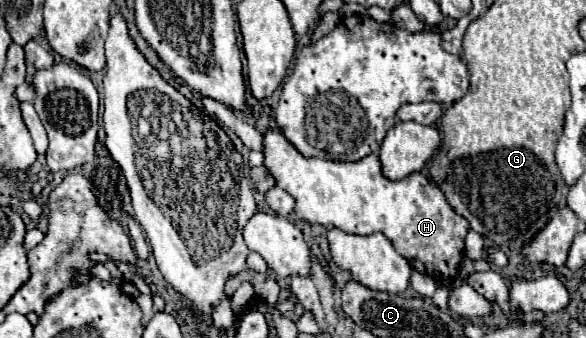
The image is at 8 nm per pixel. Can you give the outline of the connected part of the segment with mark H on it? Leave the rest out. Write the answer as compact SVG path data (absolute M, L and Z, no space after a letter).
M266 131L264 147L264 165L276 179L276 185L296 197L294 213L298 219L338 227L354 235L380 231L390 239L394 249L410 261L414 271L426 273L434 281L452 281L458 277L470 225L448 205L444 193L428 177L412 173L400 181L390 181L382 175L376 153L356 163L306 159L280 131Z

